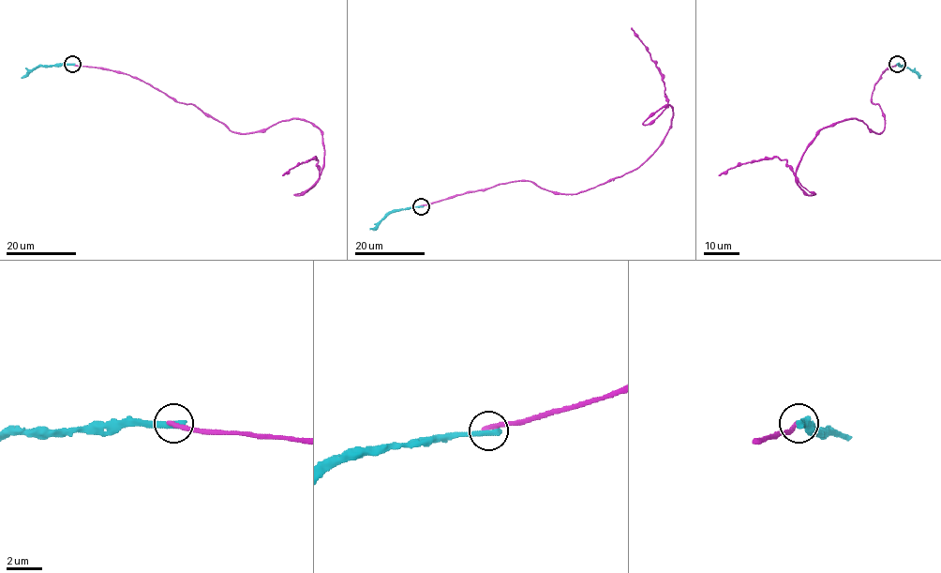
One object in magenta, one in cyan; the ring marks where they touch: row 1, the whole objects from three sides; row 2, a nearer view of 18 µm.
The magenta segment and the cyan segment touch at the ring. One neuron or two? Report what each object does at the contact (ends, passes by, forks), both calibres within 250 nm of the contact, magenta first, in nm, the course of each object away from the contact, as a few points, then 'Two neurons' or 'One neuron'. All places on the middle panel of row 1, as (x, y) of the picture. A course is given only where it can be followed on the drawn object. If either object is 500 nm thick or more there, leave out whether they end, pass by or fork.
At the ring magenta ends. At the ring cyan ends. Thickness 280 nm (magenta) against 440 nm. Course of magenta: (420, 206), (512, 181), (578, 193), (640, 165), (664, 138), (673, 115), (663, 74), (631, 28). Course of cyan: (420, 206), (390, 211), (370, 229). Two neurons

